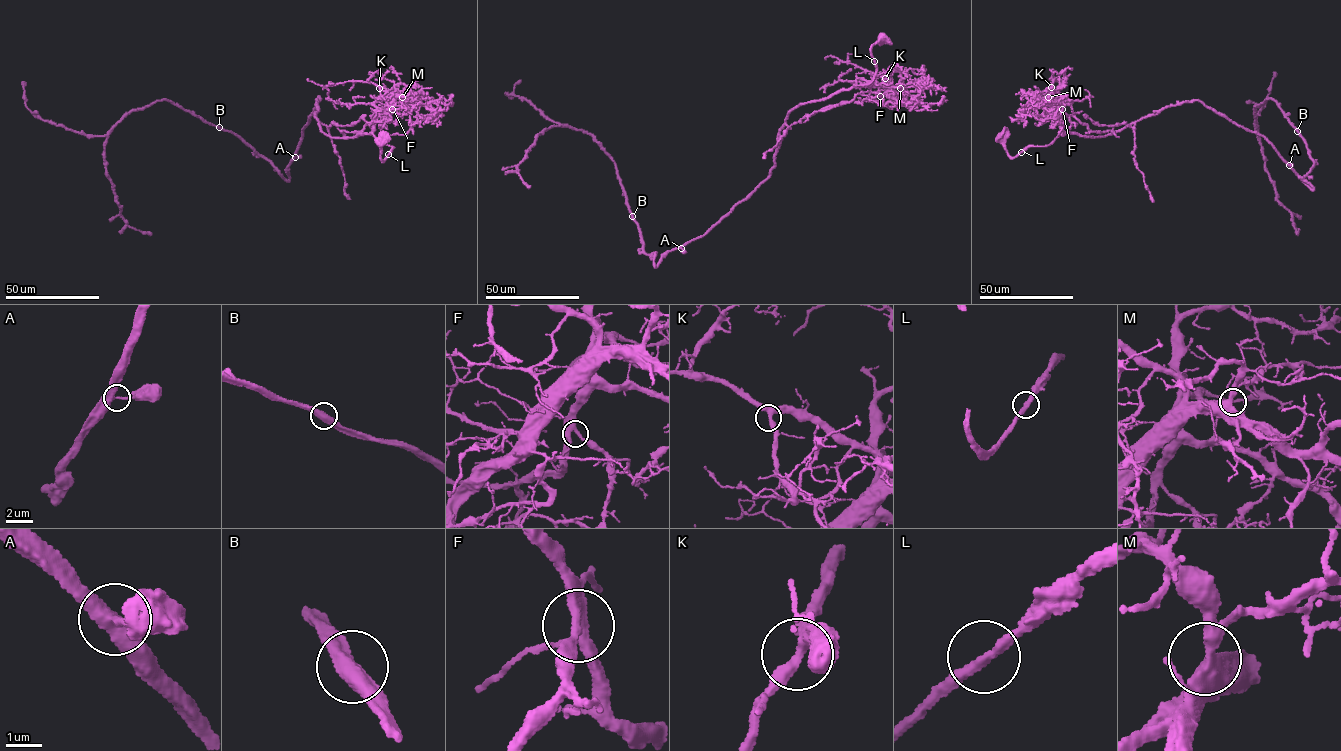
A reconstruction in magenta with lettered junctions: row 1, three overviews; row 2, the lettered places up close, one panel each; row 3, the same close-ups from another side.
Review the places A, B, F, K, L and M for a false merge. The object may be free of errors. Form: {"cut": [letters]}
{"cut": []}

